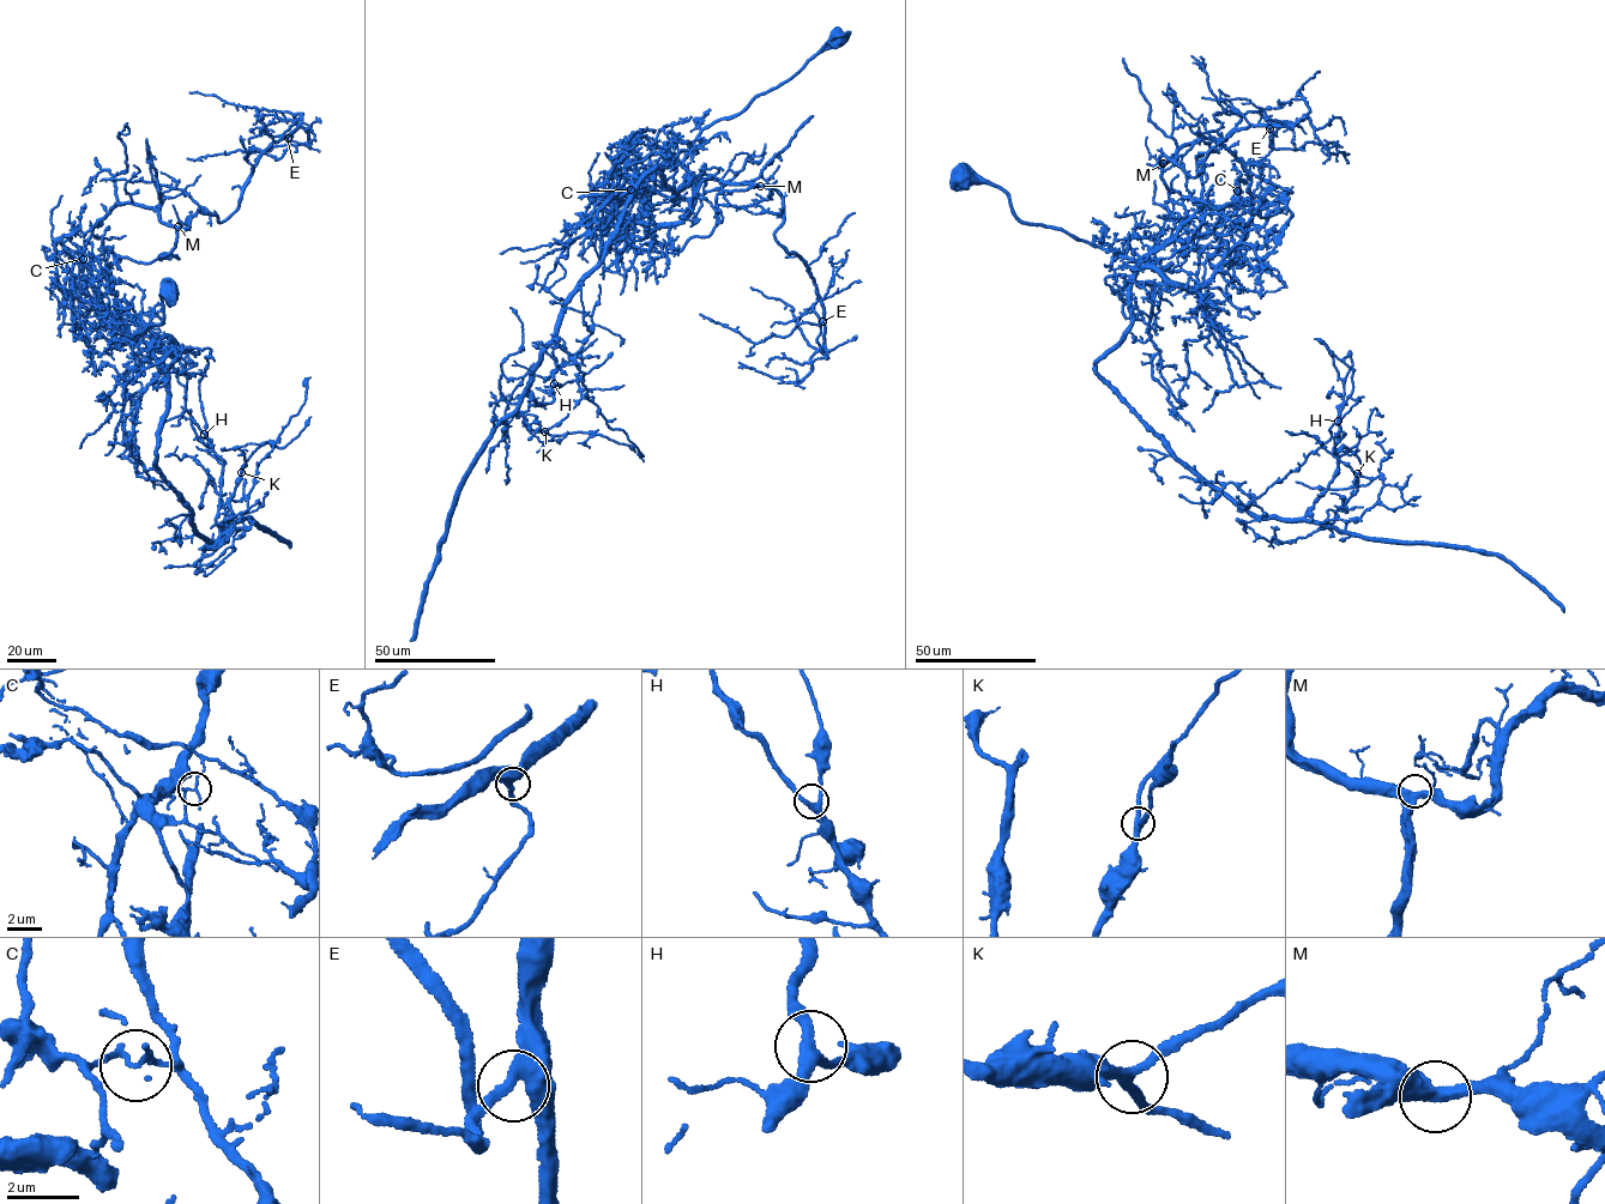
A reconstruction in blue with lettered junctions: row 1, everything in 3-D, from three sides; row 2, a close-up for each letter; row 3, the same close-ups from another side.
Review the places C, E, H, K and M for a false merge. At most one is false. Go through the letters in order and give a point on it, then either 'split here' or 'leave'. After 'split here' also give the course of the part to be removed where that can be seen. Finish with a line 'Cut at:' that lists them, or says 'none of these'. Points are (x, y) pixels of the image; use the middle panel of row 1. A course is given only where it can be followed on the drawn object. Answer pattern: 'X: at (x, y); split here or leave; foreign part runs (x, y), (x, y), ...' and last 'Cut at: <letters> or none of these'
C: at (631, 189); split here; foreign part runs (631, 189), (617, 235), (669, 253), (710, 235), (718, 194), (772, 188), (825, 352), (750, 288)
E: at (822, 321); leave
H: at (554, 383); leave
K: at (544, 431); leave
M: at (760, 186); leave
Cut at: C

